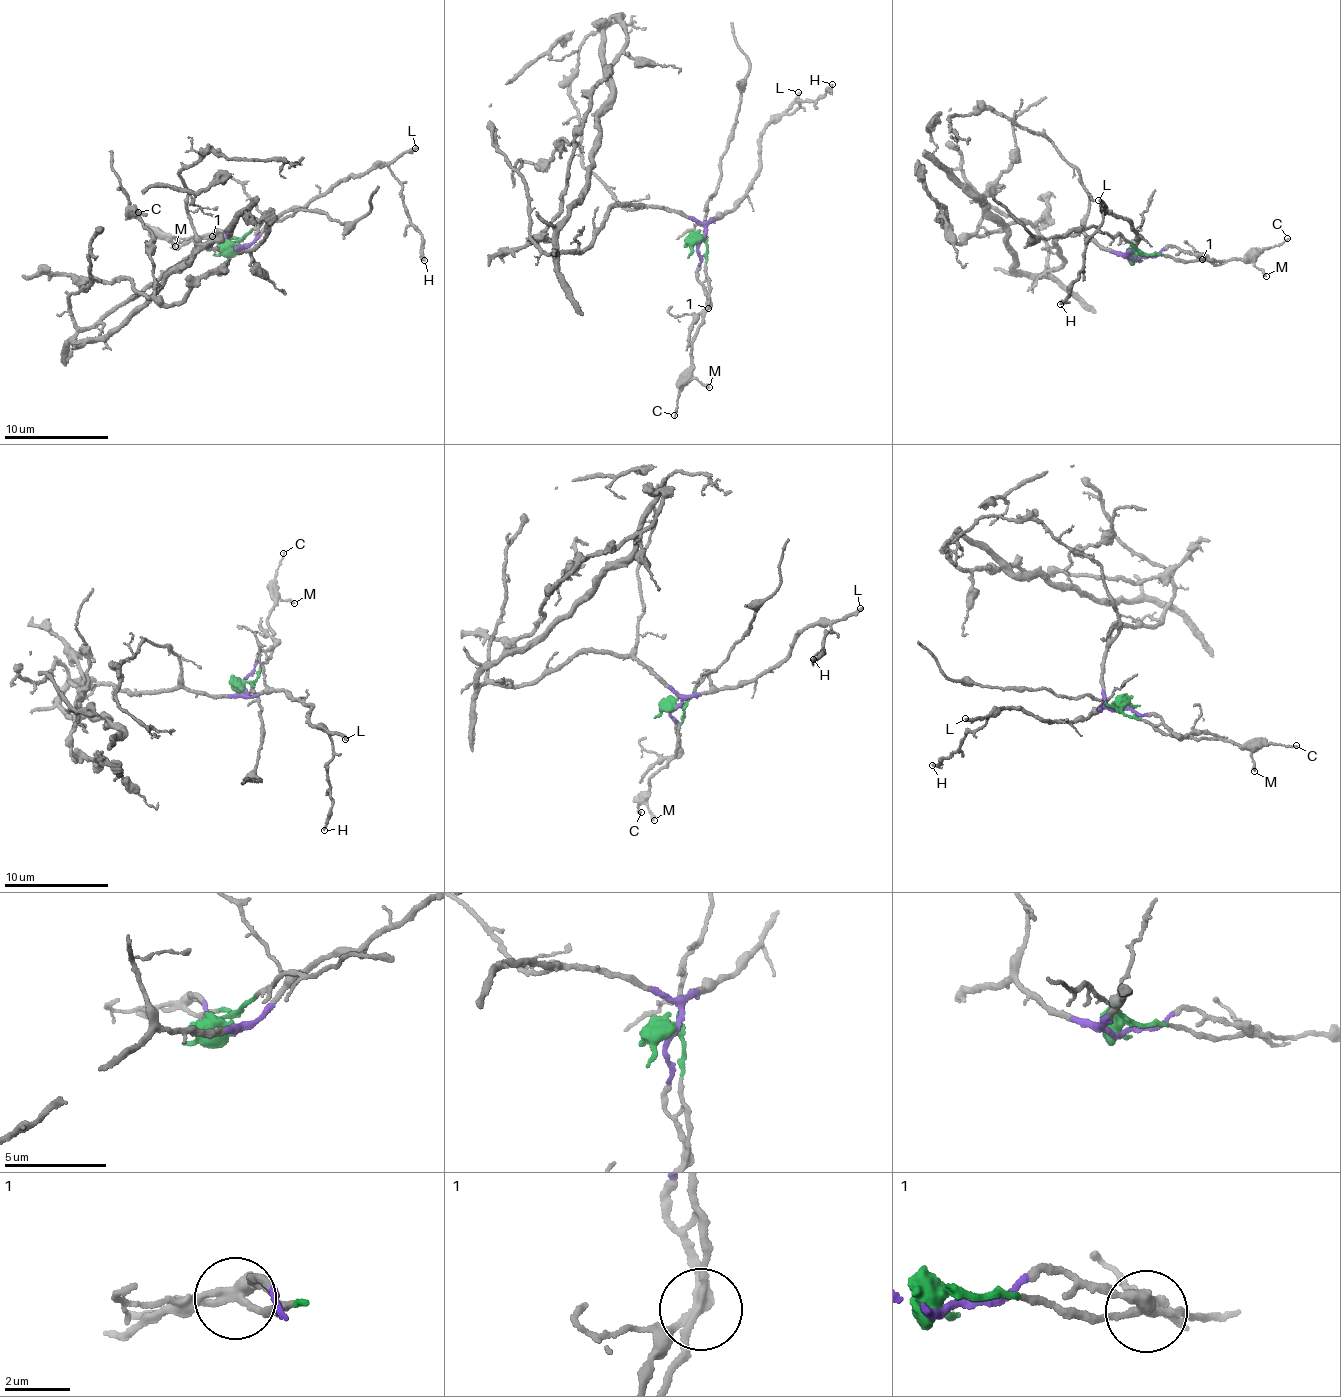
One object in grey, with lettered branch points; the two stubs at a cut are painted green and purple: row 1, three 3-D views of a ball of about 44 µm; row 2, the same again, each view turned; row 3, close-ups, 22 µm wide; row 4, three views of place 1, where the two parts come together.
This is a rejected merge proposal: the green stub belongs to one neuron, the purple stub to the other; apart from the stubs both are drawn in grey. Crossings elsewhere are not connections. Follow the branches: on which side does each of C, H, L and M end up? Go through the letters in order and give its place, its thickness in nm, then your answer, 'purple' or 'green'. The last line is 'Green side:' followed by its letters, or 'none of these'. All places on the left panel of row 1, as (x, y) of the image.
C: at (138, 212); 120 nm thick; green
H: at (424, 260); 200 nm thick; purple
L: at (415, 148); 240 nm thick; purple
M: at (175, 246); 190 nm thick; green
Green side: C, M

